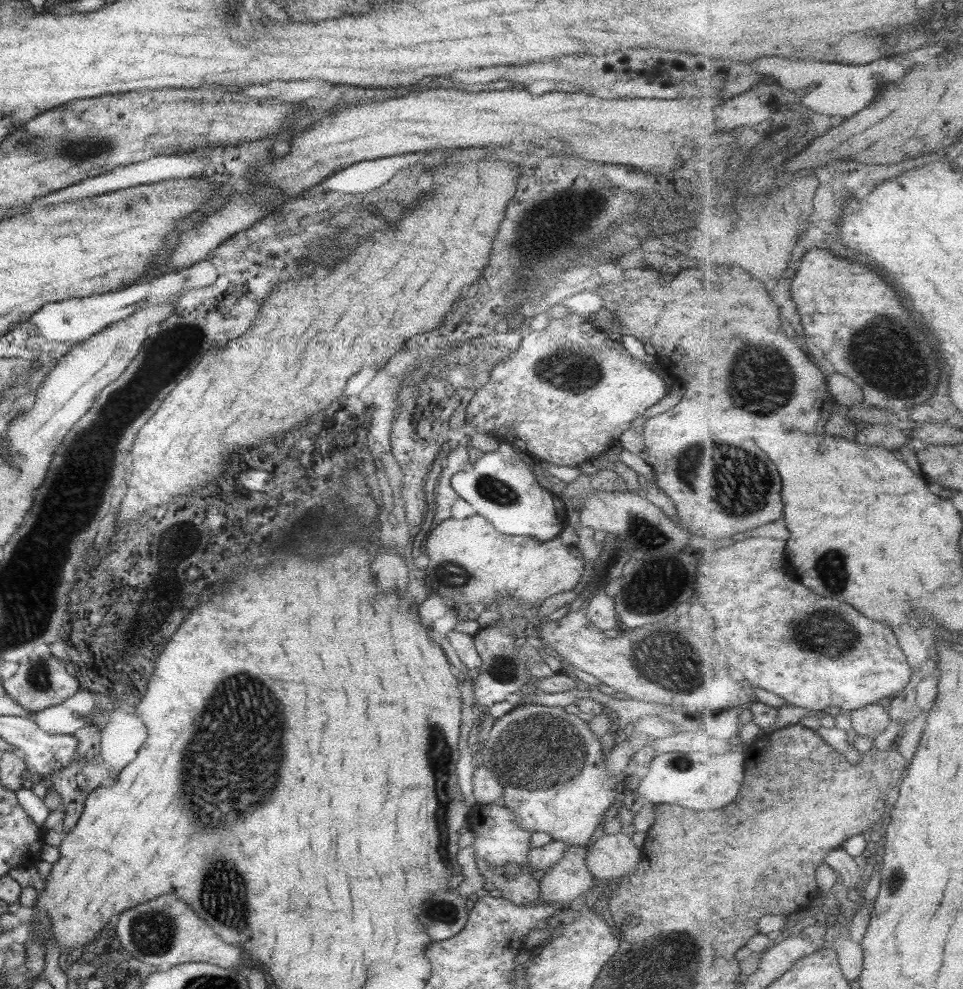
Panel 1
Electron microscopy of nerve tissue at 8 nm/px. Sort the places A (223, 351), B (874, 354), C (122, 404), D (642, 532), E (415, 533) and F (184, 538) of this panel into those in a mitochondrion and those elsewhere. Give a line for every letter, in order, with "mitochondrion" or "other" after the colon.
A: other
B: mitochondrion
C: mitochondrion
D: mitochondrion
E: other
F: other

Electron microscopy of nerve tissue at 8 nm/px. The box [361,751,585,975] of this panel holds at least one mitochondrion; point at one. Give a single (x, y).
(443, 912)

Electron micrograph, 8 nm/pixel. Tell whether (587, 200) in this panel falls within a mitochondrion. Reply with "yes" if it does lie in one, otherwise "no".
no

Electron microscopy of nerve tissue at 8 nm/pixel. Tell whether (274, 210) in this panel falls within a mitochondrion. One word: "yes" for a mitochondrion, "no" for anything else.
no

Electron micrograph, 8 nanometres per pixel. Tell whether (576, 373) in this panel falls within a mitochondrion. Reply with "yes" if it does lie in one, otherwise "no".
yes

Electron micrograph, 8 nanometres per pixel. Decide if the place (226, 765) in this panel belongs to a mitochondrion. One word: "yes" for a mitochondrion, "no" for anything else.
yes

